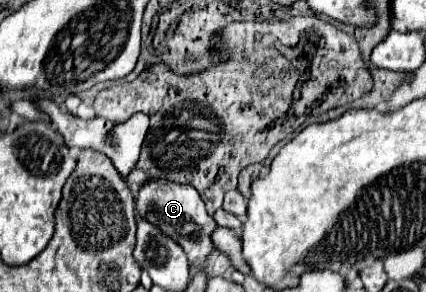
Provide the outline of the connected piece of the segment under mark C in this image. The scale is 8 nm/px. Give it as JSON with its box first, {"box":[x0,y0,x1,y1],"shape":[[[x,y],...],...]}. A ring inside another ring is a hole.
{"box":[136,180,216,264],"shape":[[[150,180],[138,192],[136,210],[140,216],[148,218],[148,222],[156,224],[166,236],[170,236],[174,242],[178,242],[184,248],[184,252],[192,264],[204,262],[210,256],[210,252],[214,250],[210,236],[212,236],[212,230],[216,230],[216,222],[212,216],[208,216],[202,198],[190,184],[174,184],[168,180]]]}

